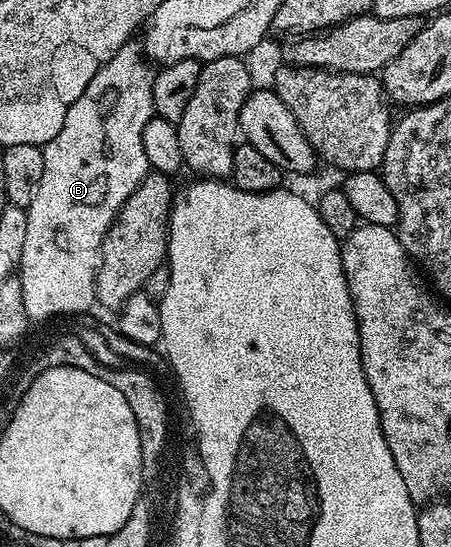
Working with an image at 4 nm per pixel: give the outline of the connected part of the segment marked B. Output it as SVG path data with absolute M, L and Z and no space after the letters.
M129 43L111 57L90 79L86 91L66 111L66 123L62 131L54 135L42 147L44 170L42 183L34 194L34 203L28 205L26 240L22 246L22 259L18 280L22 287L22 299L33 322L47 317L60 317L63 313L84 313L97 304L96 273L100 265L103 240L116 221L120 208L133 195L150 172L146 151L142 147L142 135L146 123L154 116L152 107L153 66L139 44Z

